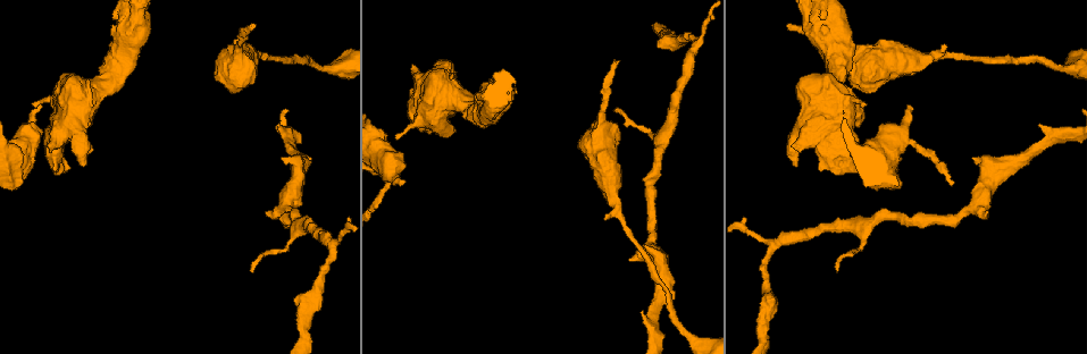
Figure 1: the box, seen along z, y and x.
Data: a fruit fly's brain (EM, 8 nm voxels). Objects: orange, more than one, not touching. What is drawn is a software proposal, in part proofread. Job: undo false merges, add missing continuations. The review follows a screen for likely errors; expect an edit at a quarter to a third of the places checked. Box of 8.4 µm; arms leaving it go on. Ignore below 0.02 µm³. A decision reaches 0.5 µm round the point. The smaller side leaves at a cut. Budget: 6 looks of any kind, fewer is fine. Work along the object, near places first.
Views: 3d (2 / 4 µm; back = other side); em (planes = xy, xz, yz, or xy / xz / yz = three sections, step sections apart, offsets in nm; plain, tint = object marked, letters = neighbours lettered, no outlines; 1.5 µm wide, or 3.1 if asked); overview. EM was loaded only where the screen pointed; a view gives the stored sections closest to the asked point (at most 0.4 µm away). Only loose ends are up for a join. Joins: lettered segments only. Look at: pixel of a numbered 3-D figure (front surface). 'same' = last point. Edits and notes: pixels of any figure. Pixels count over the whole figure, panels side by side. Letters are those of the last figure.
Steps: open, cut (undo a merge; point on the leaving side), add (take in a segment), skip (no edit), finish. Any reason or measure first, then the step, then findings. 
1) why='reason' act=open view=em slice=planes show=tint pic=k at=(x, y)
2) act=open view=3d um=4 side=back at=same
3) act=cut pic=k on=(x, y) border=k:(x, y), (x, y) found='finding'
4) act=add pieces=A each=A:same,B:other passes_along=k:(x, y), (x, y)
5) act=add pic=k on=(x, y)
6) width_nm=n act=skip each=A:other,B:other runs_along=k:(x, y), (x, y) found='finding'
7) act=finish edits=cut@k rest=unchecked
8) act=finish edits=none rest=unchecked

why='stops while still wide' act=open view=em slice=planes show=plain pic=1 at=(412, 66)

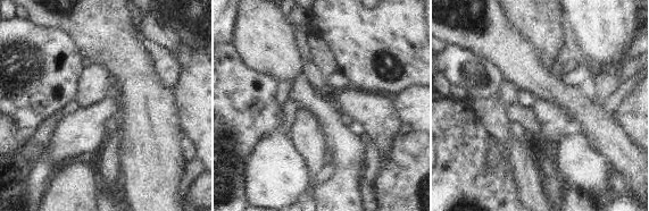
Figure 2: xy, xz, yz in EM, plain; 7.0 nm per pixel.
why='where the object lies' act=open view=em slice=planes show=tint at=same

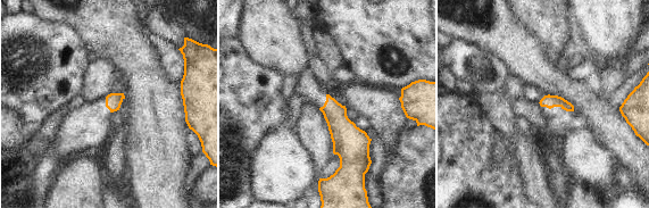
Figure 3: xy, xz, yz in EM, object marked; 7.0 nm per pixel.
why='what lies round it' act=open view=em slice=planes show=letters at=same

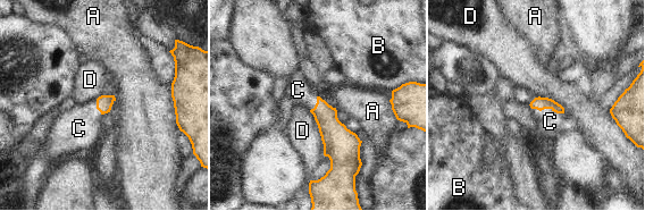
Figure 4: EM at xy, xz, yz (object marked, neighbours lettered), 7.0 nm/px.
act=add pieces=C each=A:other,B:other,C:same,D:other passes_along=4:(539, 103), (549, 108), (550, 121) found='the neuron continues'

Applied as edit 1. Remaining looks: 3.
why='see it whole again' act=open view=overview

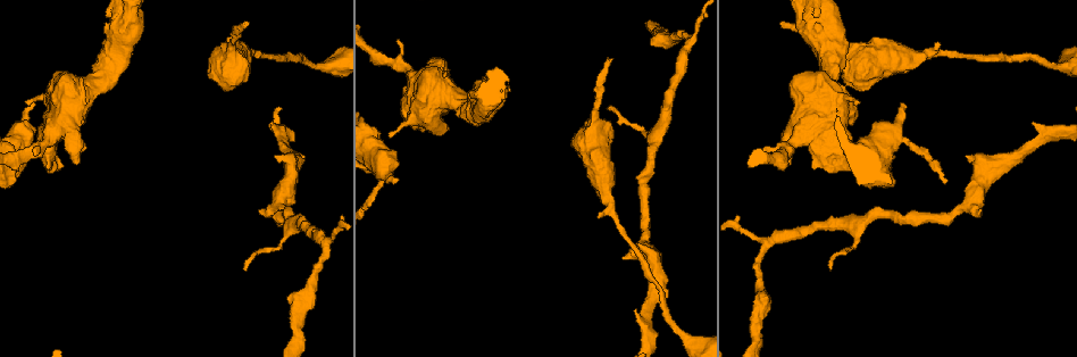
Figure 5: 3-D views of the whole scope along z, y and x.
why='branch stops here' act=open view=em slice=planes show=letters pic=5 at=(32, 104)

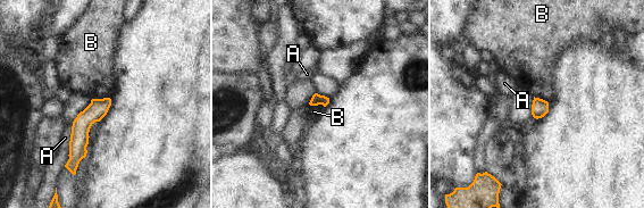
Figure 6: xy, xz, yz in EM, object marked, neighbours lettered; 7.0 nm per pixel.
act=skip each=A:other,B:other runs_along=6:(107, 100), (81, 126), (74, 161) found='no lettered segment goes on from it'

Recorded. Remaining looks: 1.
act=finish edits=add@4 rest=unchecked

